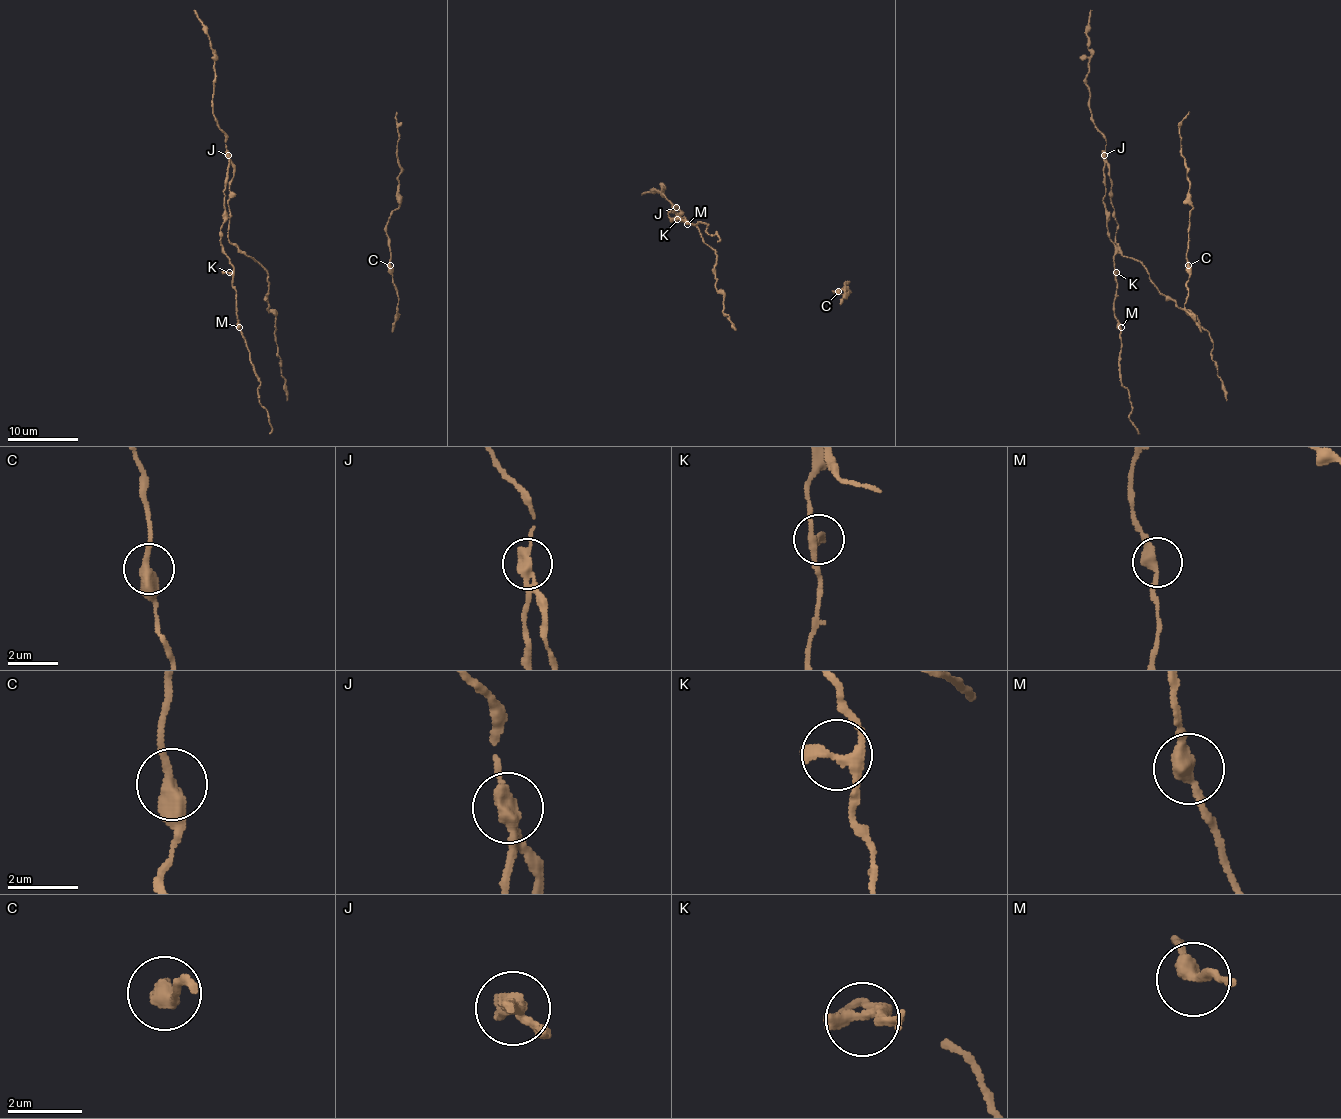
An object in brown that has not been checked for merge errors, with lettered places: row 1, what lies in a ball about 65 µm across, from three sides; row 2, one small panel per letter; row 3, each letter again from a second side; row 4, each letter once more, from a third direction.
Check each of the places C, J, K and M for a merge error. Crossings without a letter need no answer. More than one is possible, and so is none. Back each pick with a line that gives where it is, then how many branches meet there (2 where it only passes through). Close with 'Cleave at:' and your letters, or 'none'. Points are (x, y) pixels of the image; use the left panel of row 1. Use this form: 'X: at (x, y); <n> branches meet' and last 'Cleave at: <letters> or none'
J: at (228, 155); 2 branches meet
Cleave at: J

